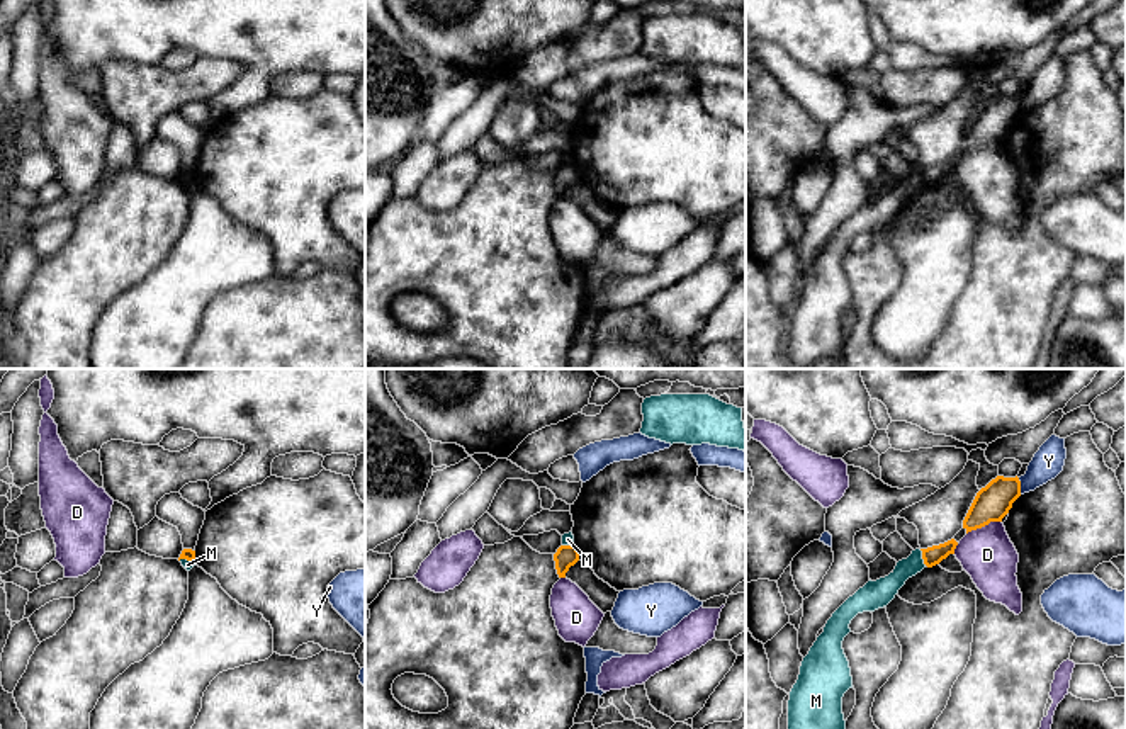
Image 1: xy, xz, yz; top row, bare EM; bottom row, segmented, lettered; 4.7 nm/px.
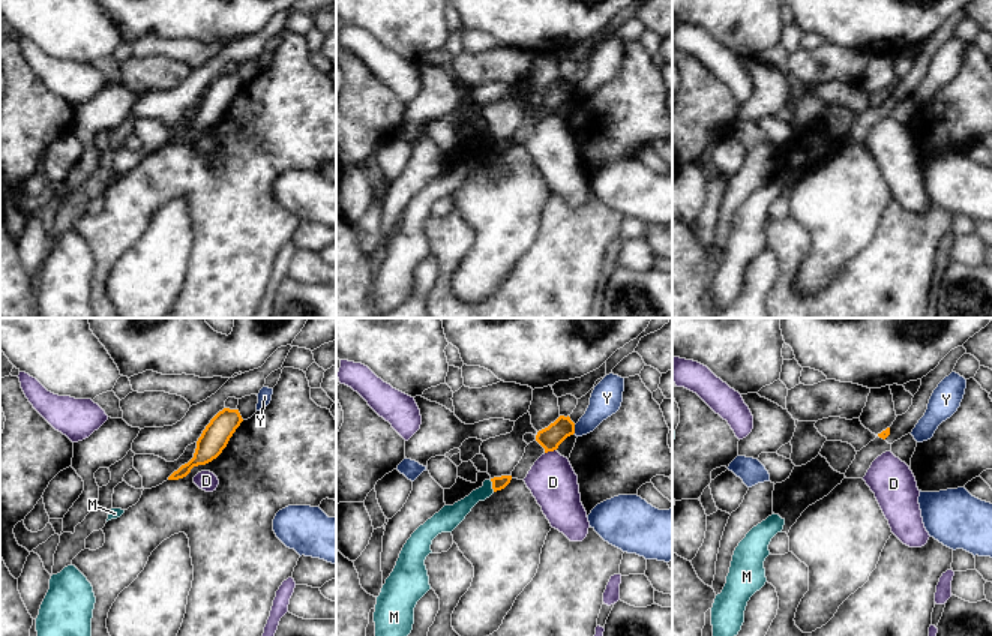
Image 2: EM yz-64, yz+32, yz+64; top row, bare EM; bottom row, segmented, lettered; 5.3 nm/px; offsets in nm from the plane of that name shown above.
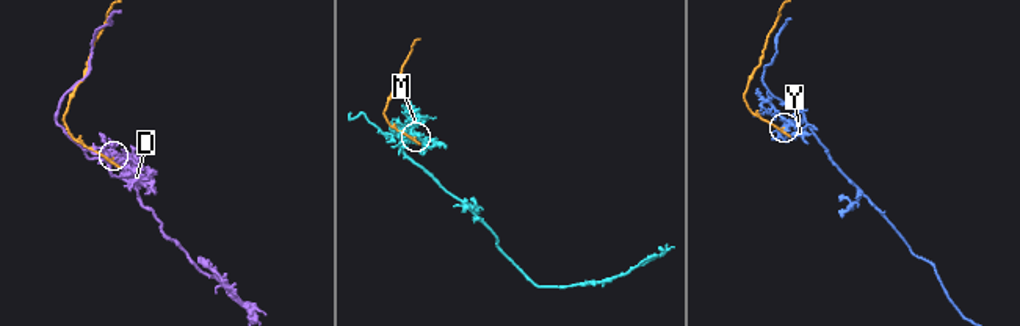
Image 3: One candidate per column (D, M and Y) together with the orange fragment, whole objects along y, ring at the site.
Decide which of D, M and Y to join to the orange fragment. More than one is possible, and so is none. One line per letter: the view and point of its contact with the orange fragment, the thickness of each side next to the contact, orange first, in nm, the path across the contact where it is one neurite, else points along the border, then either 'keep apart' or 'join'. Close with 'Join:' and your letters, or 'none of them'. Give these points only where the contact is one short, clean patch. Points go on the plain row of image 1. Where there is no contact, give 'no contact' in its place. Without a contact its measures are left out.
D: yz (984, 145) | 170/260 nm | along yz (1001, 140), (990, 140), (967, 153) | keep apart
M: yz (923, 177) | 90/120 nm | along yz (919, 169), (926, 184) | keep apart
Y: yz (1019, 106) | 170/150 nm | along yz (1018, 97), (1021, 113) | keep apart
Join: none of them

